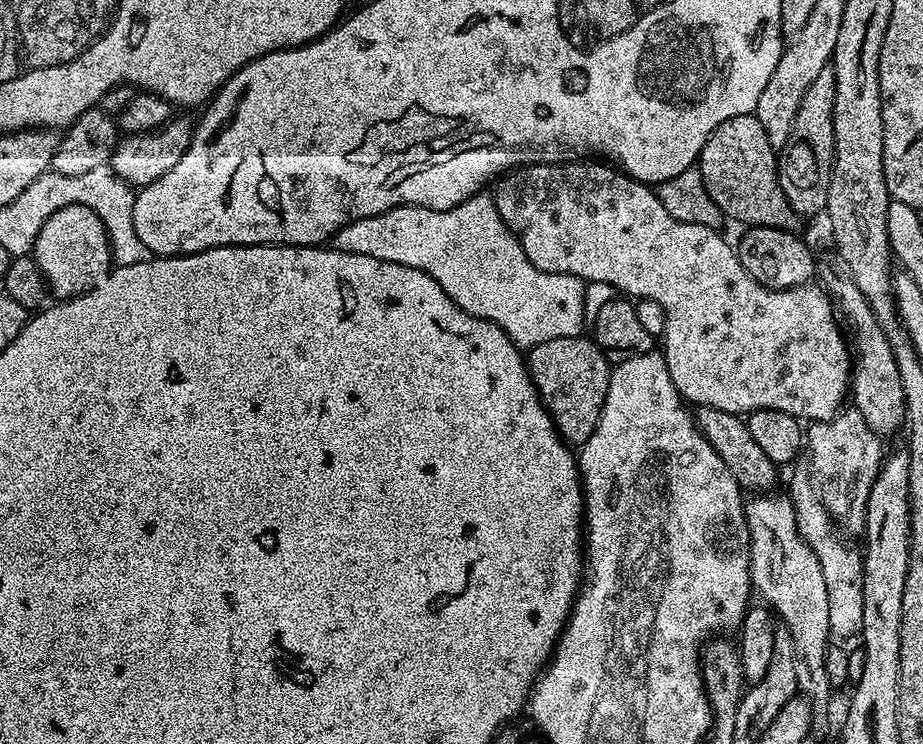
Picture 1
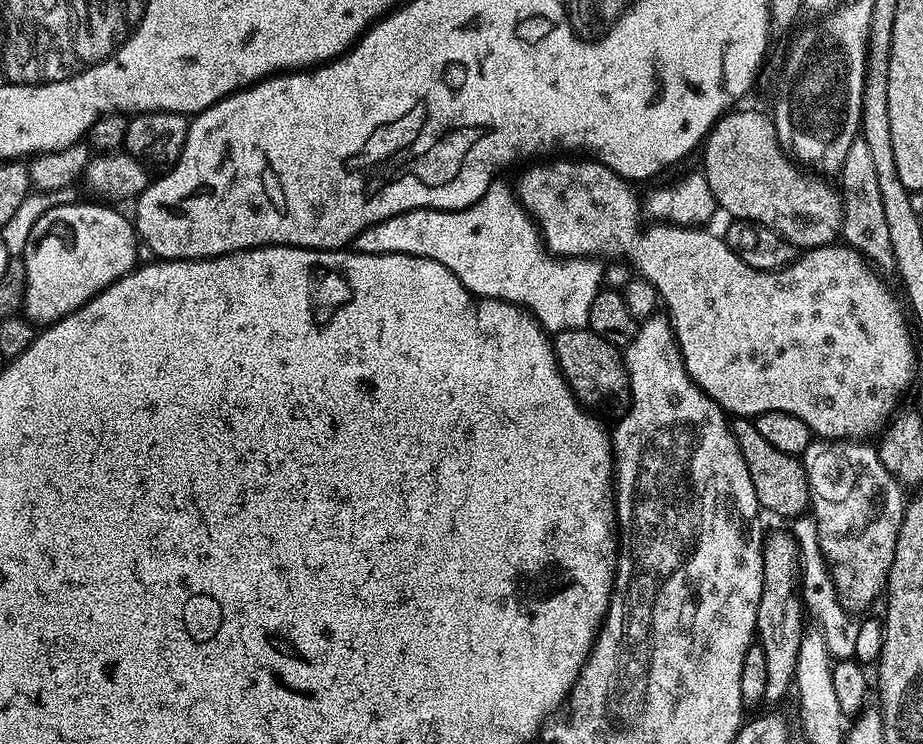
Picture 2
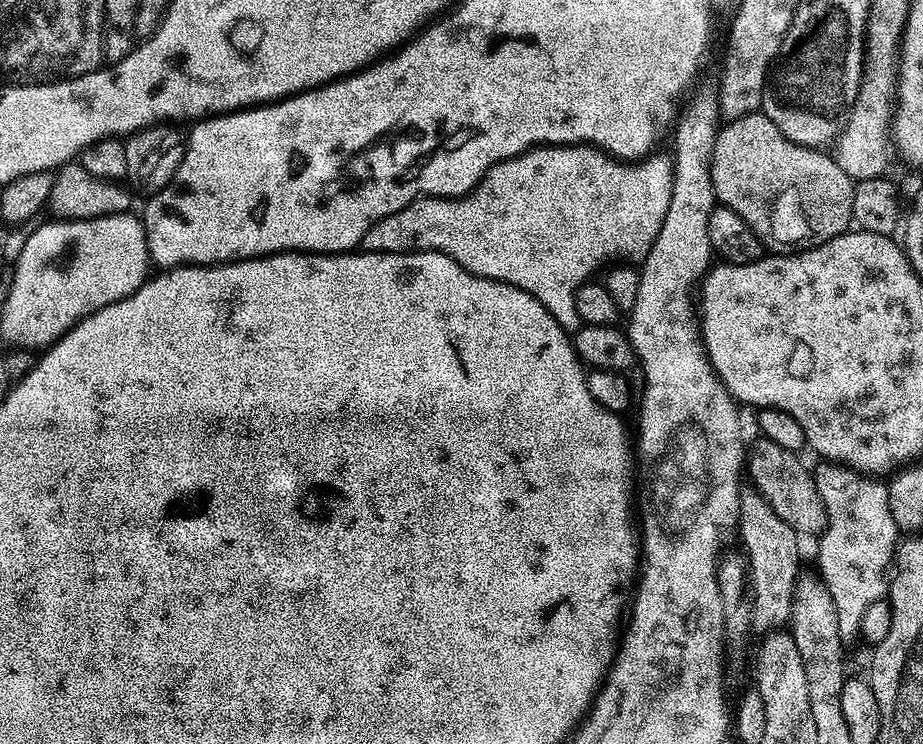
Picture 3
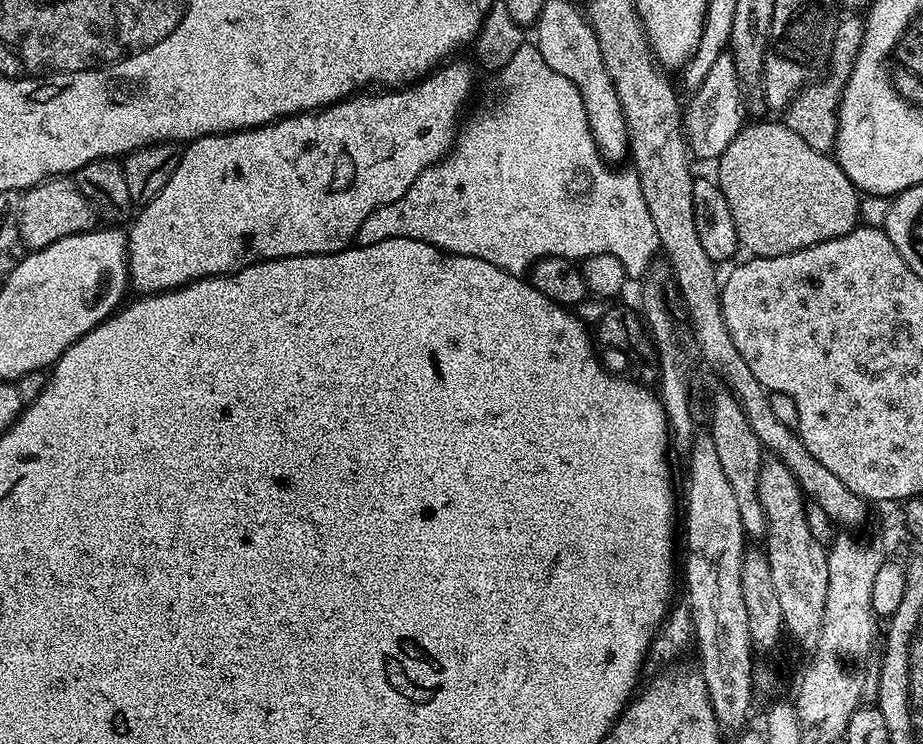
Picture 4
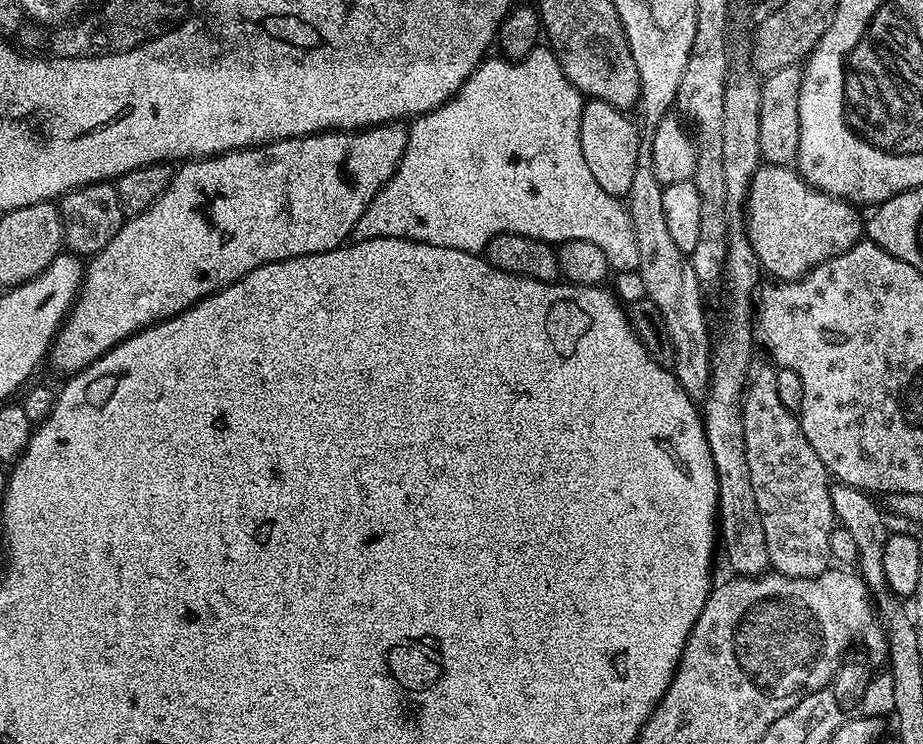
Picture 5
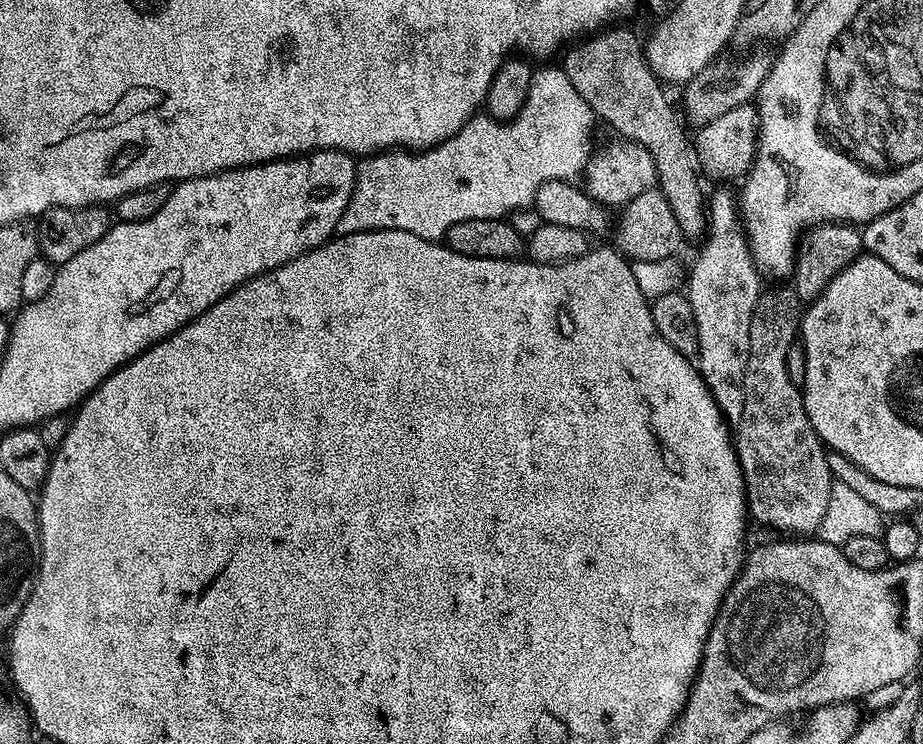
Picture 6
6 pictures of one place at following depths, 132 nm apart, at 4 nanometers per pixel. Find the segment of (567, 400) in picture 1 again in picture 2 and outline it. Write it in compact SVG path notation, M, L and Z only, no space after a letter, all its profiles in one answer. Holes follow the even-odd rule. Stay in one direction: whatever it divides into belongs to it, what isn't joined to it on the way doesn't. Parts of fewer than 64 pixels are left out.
M591 328L578 330L562 330L555 333L552 349L560 367L560 373L566 378L570 390L577 400L585 405L593 406L607 396L616 396L620 391L628 388L628 372L624 369L624 358L621 349L615 344L606 342Z

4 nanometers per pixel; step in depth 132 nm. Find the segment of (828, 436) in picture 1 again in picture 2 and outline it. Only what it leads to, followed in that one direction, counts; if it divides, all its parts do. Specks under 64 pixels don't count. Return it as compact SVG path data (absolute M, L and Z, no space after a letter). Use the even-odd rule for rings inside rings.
M816 438L810 446L806 446L802 457L812 495L810 512L818 526L820 549L828 563L838 598L849 614L867 613L871 609L868 607L875 602L876 595L885 591L906 507L905 489L890 474L890 470L882 466L879 451L875 447L867 448L868 446L867 443L855 440Z

